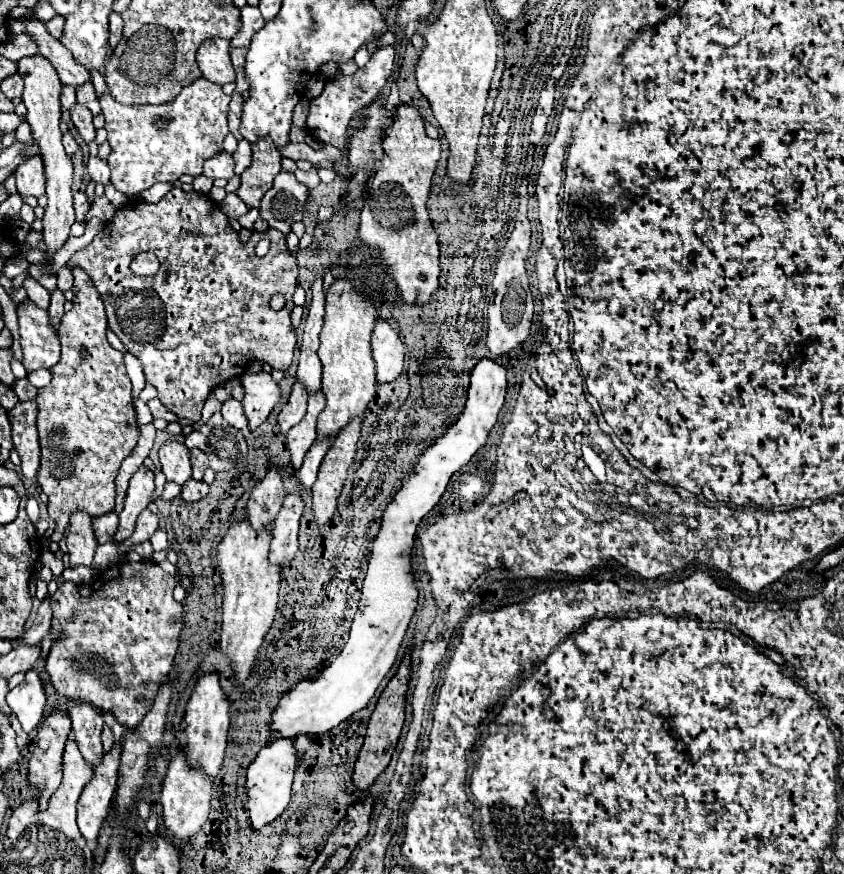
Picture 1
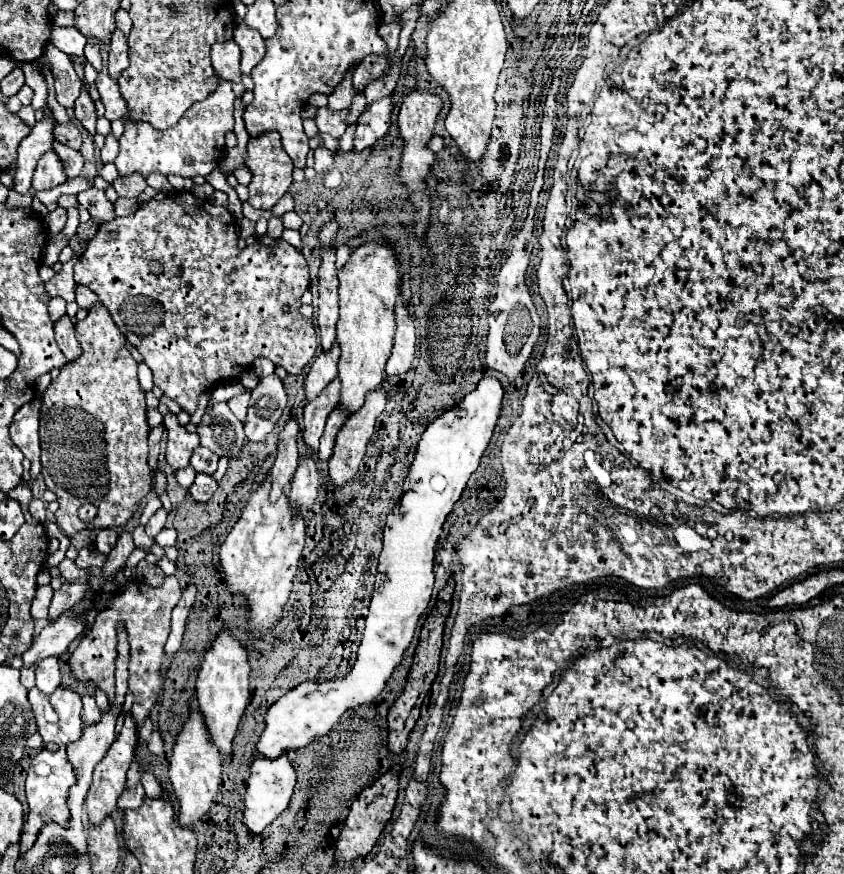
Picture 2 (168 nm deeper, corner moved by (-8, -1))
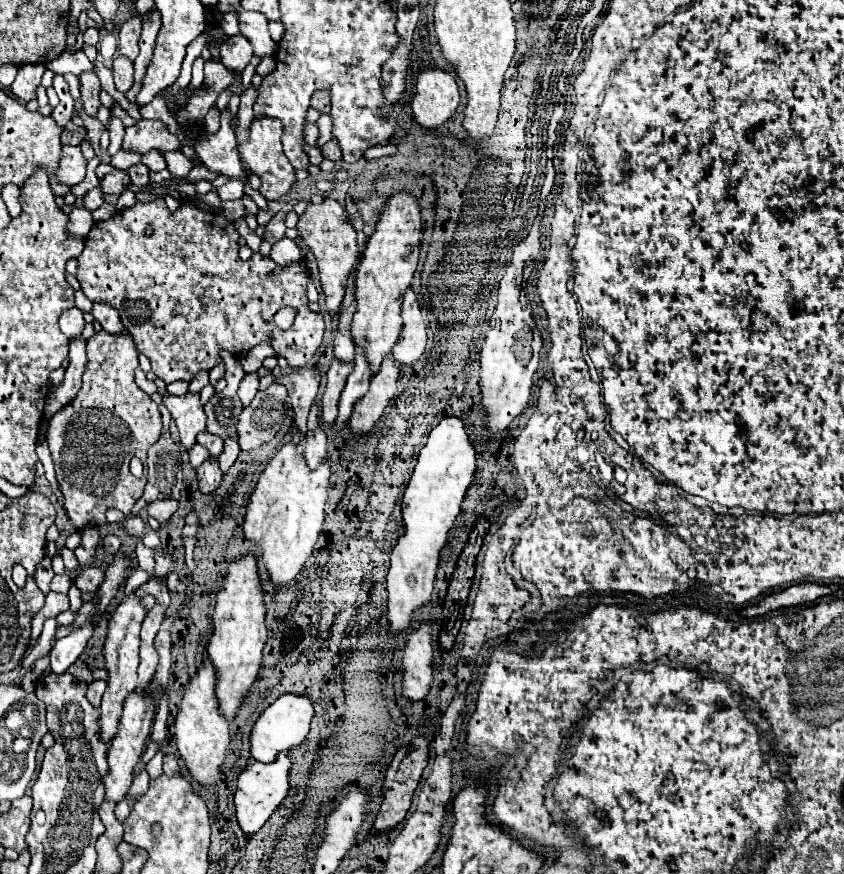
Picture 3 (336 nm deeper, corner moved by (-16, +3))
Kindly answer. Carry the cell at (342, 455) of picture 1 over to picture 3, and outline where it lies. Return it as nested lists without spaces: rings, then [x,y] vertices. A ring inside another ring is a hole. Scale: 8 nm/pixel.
[[[388,355],[380,371],[372,377],[368,395],[364,395],[364,399],[360,399],[360,403],[356,403],[352,411],[348,429],[354,437],[364,437],[374,429],[376,421],[382,417],[382,411],[386,409],[390,399],[396,395],[398,373],[400,373],[400,367],[392,359],[392,355]]]

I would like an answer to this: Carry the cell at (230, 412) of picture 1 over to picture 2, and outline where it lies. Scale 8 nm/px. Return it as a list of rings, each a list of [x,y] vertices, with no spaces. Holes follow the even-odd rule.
[[[242,393],[242,395],[236,395],[228,401],[228,407],[232,409],[232,413],[244,421],[244,415],[246,415],[246,409],[248,409],[248,399],[250,399],[250,393]]]

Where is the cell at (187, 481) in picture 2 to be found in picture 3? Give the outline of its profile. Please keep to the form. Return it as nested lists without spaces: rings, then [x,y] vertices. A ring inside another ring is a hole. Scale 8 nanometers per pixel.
[[[196,443],[190,451],[188,451],[188,455],[190,455],[190,465],[194,467],[194,469],[198,469],[210,455],[208,455],[208,451],[200,445],[200,443]]]

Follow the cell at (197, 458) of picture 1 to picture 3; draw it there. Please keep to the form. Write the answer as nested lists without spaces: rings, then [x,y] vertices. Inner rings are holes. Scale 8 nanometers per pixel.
[[[200,433],[198,443],[204,445],[210,451],[210,457],[214,457],[214,459],[218,459],[224,451],[224,441],[218,435],[212,435],[212,433]]]

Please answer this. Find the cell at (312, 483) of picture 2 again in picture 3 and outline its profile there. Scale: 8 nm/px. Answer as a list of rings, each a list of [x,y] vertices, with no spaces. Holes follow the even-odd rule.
[[[312,405],[308,415],[308,433],[304,437],[304,457],[310,469],[316,469],[326,459],[326,433],[320,423],[320,411]]]

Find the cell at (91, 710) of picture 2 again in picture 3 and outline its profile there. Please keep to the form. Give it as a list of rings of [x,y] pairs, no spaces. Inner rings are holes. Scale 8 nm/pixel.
[[[92,681],[92,683],[88,685],[86,699],[90,701],[90,705],[92,705],[92,707],[100,707],[100,701],[102,701],[104,689],[106,689],[106,681]]]

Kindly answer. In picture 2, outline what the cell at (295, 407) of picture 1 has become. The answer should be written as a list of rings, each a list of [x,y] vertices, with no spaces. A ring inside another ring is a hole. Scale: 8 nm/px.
[[[336,343],[332,345],[330,351],[324,351],[314,359],[310,373],[304,379],[306,401],[320,395],[324,387],[338,375],[338,359],[340,359],[340,347],[336,347]]]

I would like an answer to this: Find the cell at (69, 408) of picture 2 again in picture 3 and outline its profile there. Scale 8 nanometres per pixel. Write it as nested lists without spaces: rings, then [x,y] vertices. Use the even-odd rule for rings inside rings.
[[[104,329],[96,331],[88,339],[88,365],[86,365],[86,371],[82,377],[80,391],[76,393],[76,397],[68,405],[64,405],[60,411],[56,411],[54,417],[48,421],[46,441],[50,447],[52,459],[54,459],[56,479],[58,479],[60,491],[64,495],[64,509],[70,517],[70,523],[76,529],[82,529],[88,523],[104,525],[106,523],[106,511],[118,509],[126,515],[126,519],[120,525],[126,529],[128,535],[142,537],[146,533],[142,517],[132,515],[132,507],[138,499],[142,499],[148,479],[146,477],[136,479],[128,471],[128,465],[130,465],[132,457],[146,461],[148,447],[152,447],[160,437],[162,419],[160,419],[158,405],[150,399],[150,395],[146,395],[136,385],[136,381],[134,381],[136,367],[138,367],[138,349],[134,345],[132,335],[128,335],[128,331],[118,333],[118,335],[112,335]]]

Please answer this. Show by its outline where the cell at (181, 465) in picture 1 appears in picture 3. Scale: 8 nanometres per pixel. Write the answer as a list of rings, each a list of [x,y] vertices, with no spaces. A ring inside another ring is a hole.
[[[186,393],[182,397],[166,395],[164,405],[170,411],[172,419],[176,421],[180,443],[188,451],[196,443],[196,435],[200,431],[206,431],[206,415],[200,405],[200,395]]]

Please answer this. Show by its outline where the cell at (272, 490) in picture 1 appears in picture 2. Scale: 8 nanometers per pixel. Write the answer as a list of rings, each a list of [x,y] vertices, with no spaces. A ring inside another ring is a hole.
[[[294,417],[286,423],[286,427],[280,431],[278,437],[278,455],[272,467],[272,493],[270,499],[276,501],[284,491],[288,491],[294,471],[298,467],[298,423],[294,421]]]

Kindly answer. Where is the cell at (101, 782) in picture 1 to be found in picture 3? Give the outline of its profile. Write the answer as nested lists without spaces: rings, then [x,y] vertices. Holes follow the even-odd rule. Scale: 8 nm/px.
[[[128,695],[128,699],[124,701],[124,713],[120,719],[120,727],[116,737],[112,739],[110,747],[108,747],[108,773],[104,775],[104,787],[106,787],[106,801],[122,801],[134,781],[134,767],[140,761],[140,755],[150,739],[150,725],[154,719],[154,701],[148,695]]]

